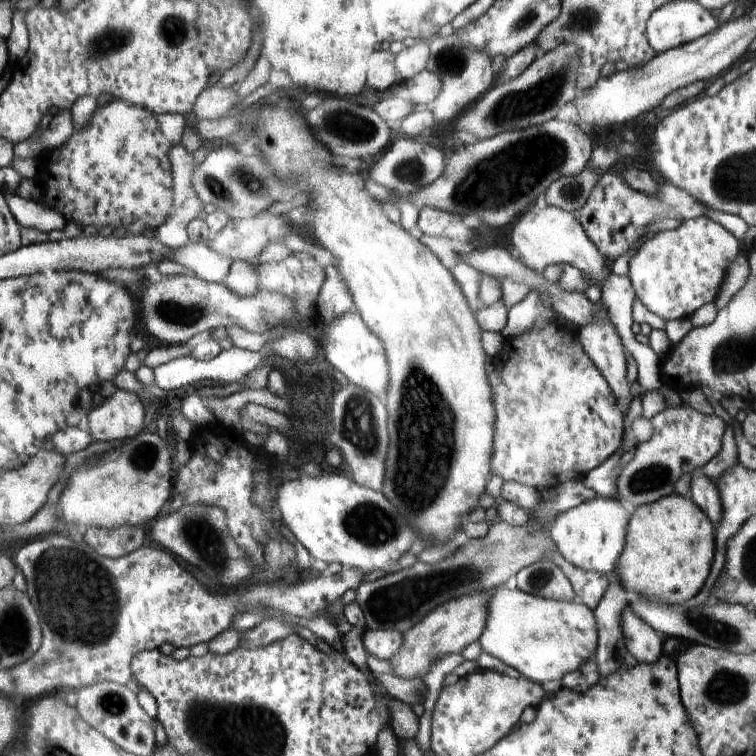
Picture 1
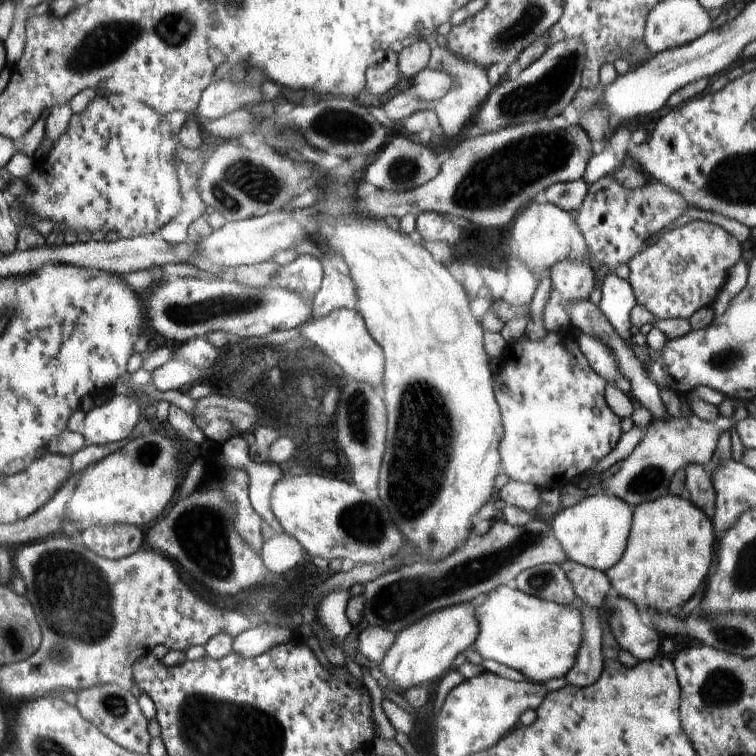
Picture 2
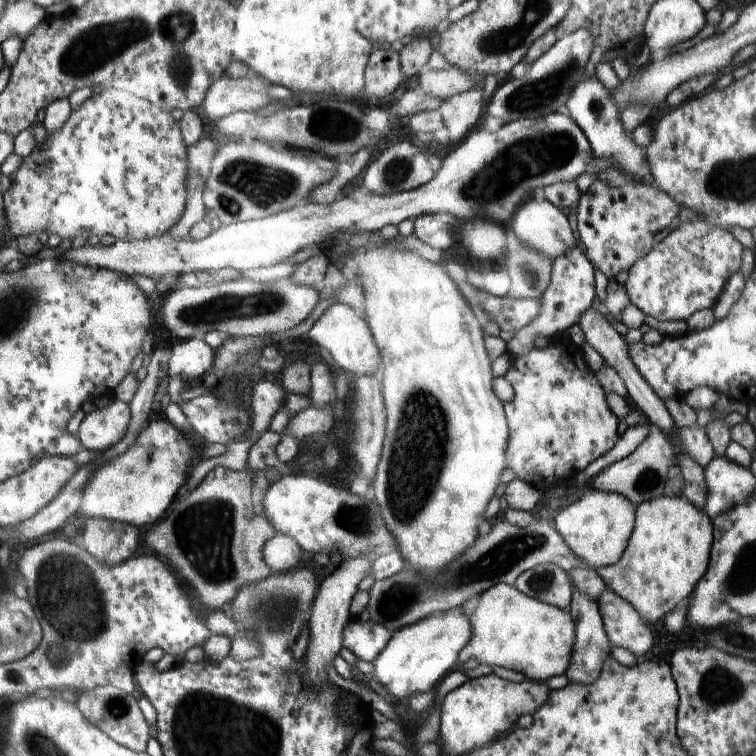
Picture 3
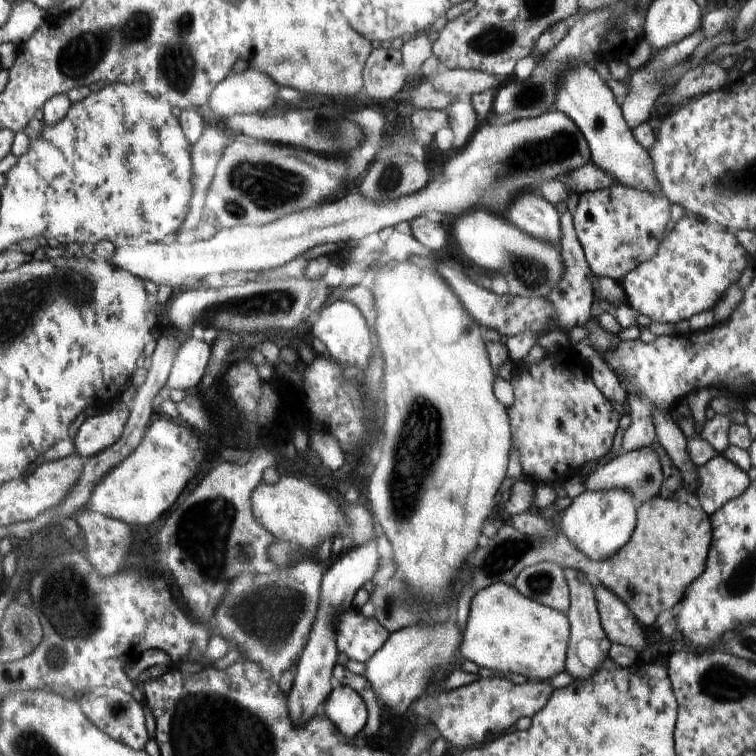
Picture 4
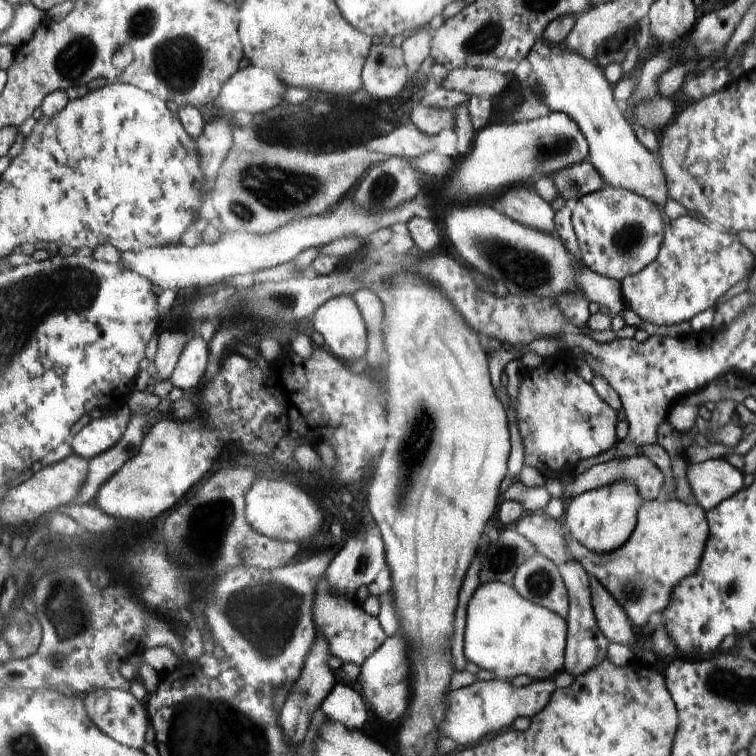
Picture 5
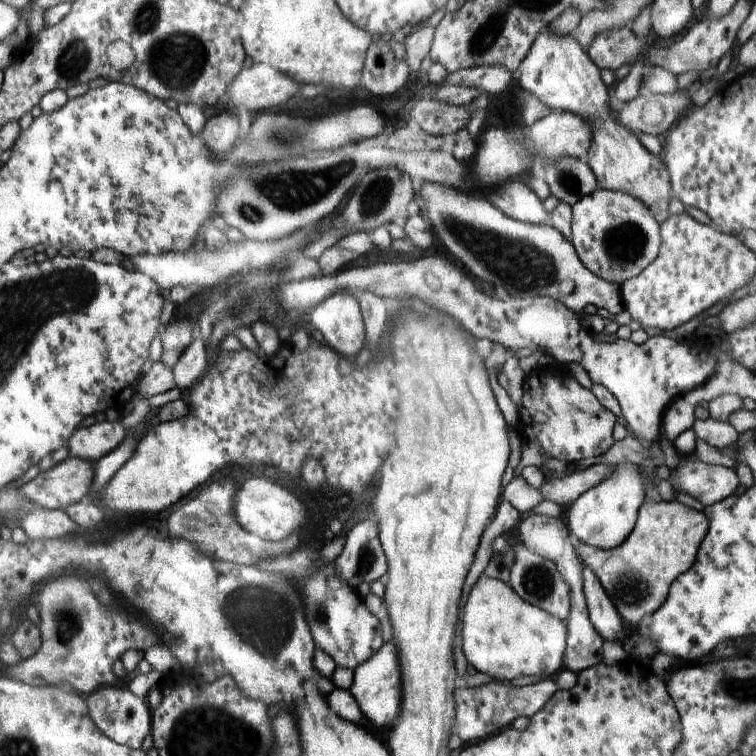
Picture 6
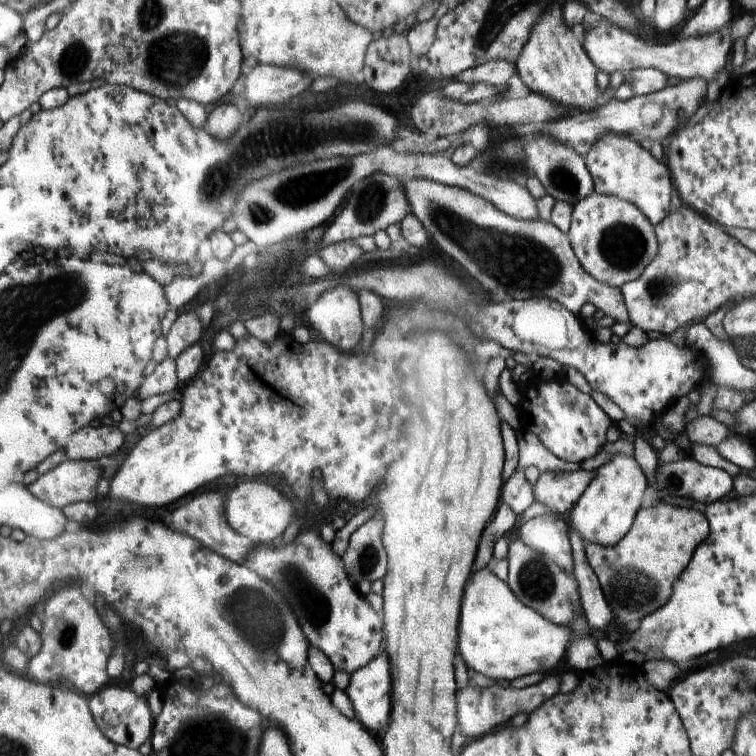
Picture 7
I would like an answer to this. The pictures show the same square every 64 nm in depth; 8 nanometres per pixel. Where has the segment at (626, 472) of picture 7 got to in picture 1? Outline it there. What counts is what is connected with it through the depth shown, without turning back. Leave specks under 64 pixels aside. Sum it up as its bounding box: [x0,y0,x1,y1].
[548,496,630,575]

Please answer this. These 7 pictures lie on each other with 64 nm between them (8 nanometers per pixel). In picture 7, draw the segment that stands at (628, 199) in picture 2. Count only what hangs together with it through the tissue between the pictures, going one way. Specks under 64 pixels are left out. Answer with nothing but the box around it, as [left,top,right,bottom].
[568,193,658,288]

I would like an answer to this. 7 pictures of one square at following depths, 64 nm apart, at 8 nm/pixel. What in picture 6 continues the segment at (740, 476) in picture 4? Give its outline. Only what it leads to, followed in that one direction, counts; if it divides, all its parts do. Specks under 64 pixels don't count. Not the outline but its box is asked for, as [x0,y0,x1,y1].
[667,457,740,507]

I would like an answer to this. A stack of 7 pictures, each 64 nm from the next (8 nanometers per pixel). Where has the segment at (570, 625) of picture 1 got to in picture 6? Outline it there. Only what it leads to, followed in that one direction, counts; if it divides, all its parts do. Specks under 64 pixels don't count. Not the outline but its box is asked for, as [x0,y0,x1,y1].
[462,574,566,682]

